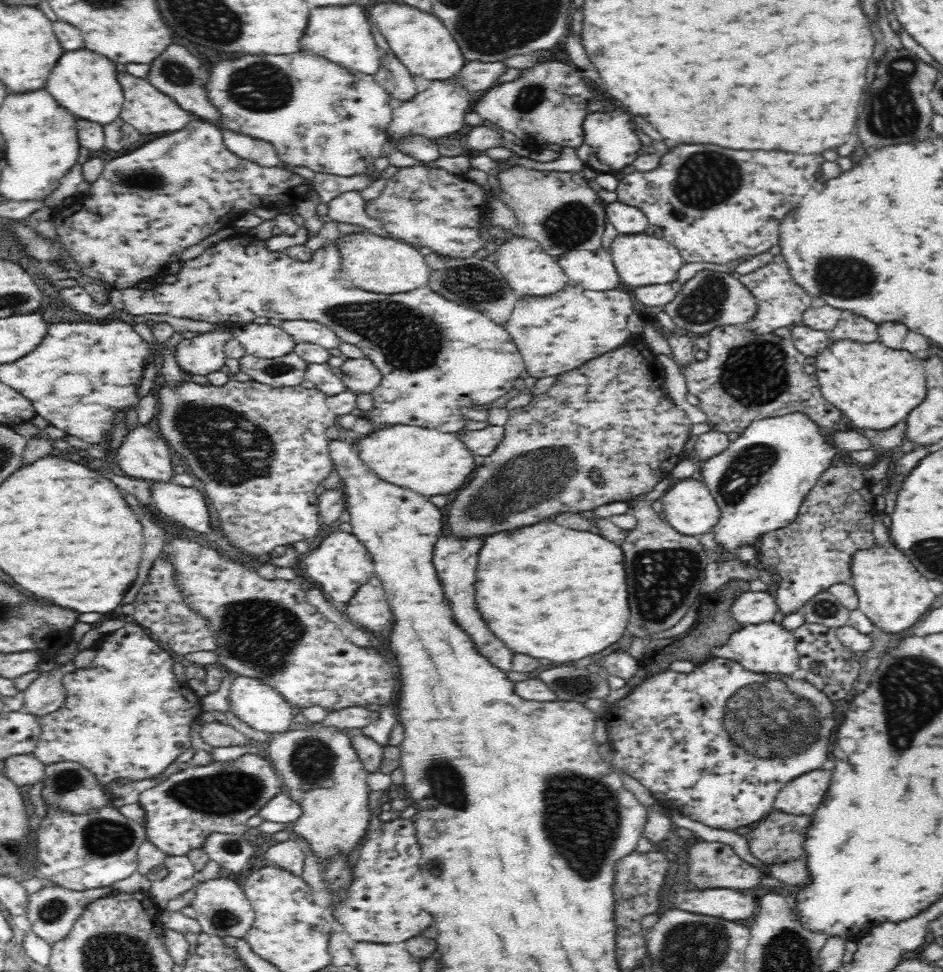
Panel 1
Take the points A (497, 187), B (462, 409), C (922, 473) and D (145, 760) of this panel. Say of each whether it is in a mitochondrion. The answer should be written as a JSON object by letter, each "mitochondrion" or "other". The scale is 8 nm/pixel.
{"A":"other","B":"other","C":"other","D":"other"}

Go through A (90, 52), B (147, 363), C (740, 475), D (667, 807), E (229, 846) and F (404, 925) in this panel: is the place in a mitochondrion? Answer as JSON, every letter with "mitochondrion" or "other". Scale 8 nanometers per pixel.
{"A":"other","B":"other","C":"mitochondrion","D":"other","E":"mitochondrion","F":"other"}

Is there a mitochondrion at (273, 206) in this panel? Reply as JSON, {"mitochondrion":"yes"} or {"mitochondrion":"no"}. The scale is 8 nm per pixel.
{"mitochondrion":"no"}

